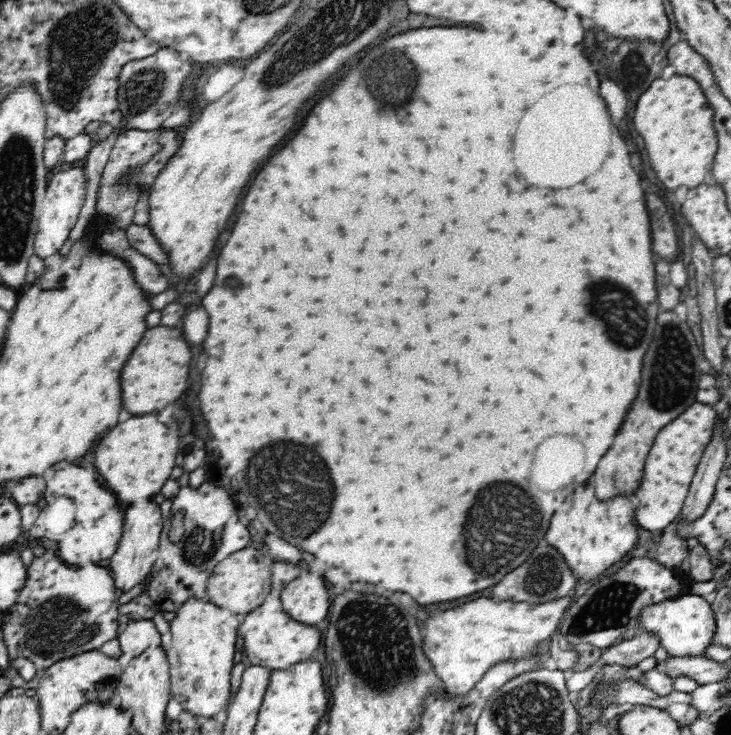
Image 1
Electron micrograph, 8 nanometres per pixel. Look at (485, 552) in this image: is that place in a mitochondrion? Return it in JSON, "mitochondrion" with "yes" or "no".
{"mitochondrion":"yes"}

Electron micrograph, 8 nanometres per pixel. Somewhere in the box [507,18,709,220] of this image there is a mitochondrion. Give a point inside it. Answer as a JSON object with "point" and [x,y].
{"point":[633,63]}

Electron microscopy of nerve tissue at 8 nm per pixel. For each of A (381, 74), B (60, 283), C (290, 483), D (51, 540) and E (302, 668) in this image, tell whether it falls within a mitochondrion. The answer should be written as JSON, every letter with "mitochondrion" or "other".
{"A":"mitochondrion","B":"other","C":"mitochondrion","D":"other","E":"other"}

